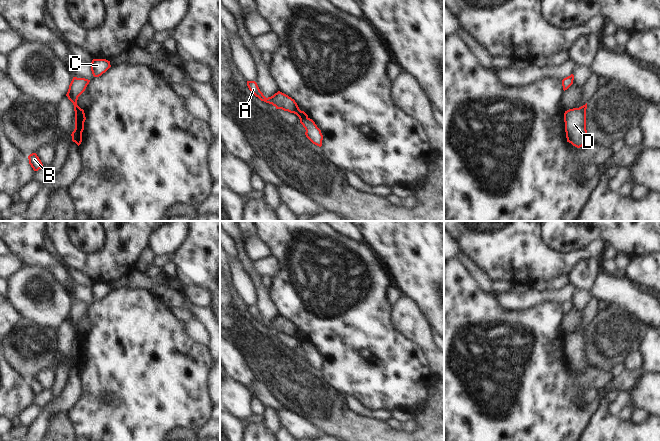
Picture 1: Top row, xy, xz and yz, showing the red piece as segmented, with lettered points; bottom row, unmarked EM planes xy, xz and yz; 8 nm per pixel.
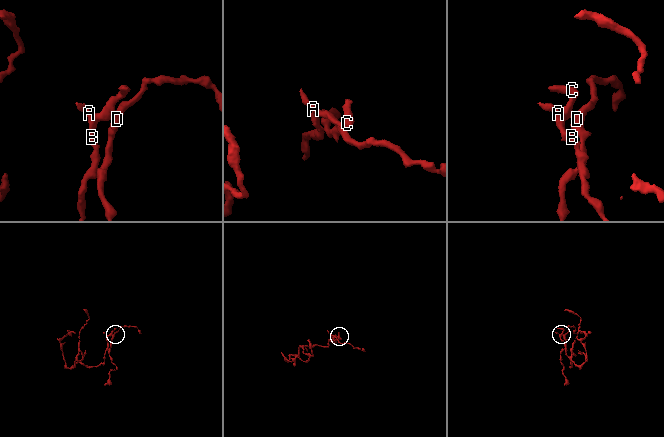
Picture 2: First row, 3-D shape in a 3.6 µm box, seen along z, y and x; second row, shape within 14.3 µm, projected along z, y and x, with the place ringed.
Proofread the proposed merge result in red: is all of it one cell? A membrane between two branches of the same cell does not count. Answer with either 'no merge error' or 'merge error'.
merge error

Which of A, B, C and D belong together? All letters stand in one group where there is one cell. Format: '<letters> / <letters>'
A B C / D

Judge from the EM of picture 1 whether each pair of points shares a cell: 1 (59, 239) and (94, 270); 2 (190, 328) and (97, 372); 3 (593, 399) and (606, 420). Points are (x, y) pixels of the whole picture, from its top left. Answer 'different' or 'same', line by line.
1: same
2: different
3: different

